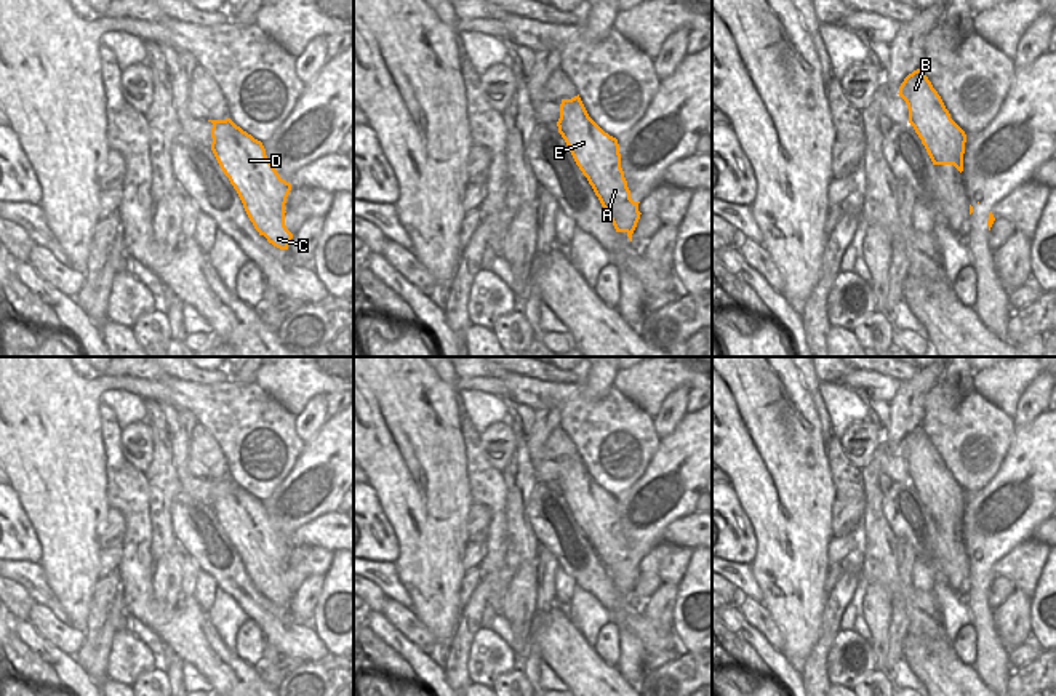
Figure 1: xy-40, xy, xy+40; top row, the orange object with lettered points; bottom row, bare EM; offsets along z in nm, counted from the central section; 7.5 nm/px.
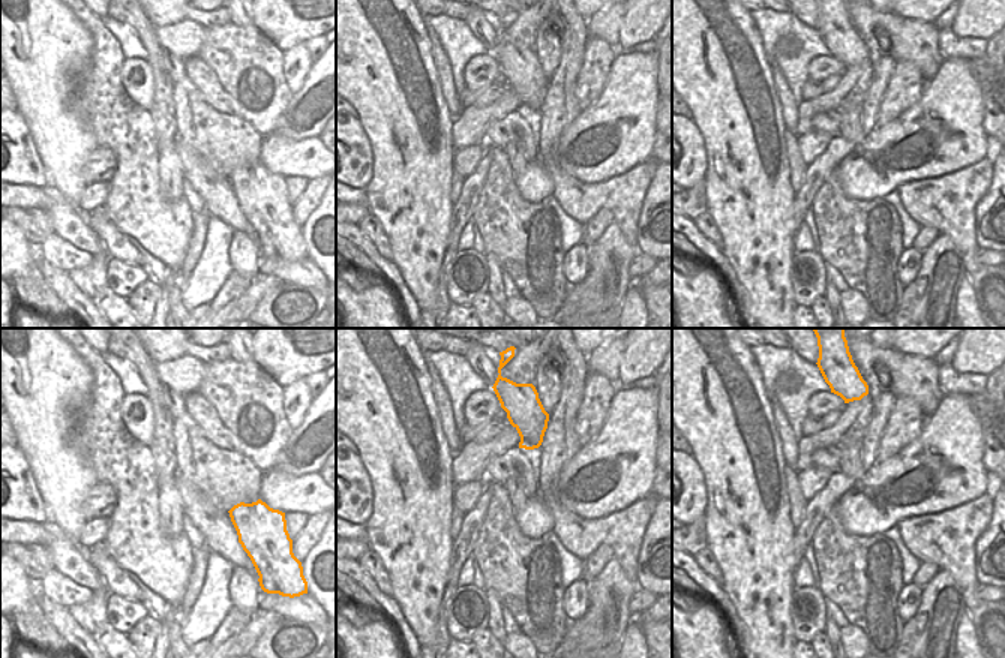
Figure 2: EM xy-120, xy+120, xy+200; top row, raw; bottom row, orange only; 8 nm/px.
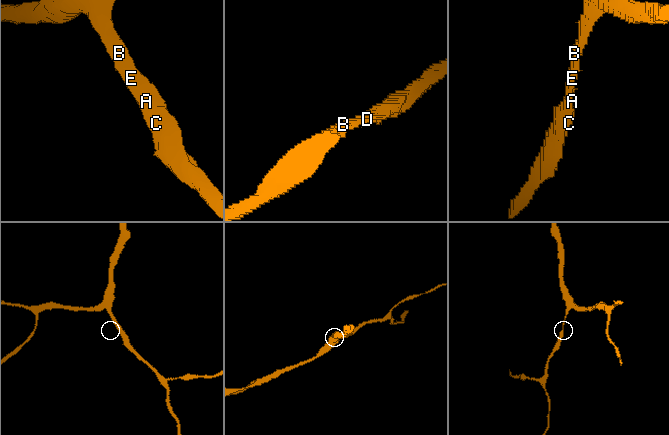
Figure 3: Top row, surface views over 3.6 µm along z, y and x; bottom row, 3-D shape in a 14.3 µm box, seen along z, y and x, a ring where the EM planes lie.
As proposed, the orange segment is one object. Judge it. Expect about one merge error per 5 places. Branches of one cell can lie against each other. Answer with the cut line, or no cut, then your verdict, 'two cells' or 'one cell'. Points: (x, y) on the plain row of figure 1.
no cut; one cell

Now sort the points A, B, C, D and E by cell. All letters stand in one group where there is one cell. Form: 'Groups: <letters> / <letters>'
Groups: A B C D E

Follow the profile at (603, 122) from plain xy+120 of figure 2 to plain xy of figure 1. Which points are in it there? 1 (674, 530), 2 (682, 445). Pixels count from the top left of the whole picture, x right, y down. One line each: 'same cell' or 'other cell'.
1: other cell
2: same cell

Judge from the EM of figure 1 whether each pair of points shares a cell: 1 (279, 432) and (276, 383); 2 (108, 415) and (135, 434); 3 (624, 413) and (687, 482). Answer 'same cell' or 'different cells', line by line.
1: different cells
2: different cells
3: different cells

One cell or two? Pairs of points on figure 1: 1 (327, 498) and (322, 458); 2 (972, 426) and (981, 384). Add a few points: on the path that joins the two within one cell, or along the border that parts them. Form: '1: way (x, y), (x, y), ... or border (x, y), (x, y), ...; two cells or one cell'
1: way (322, 488), (322, 468); one cell
2: border (973, 388), (1010, 416); two cells

